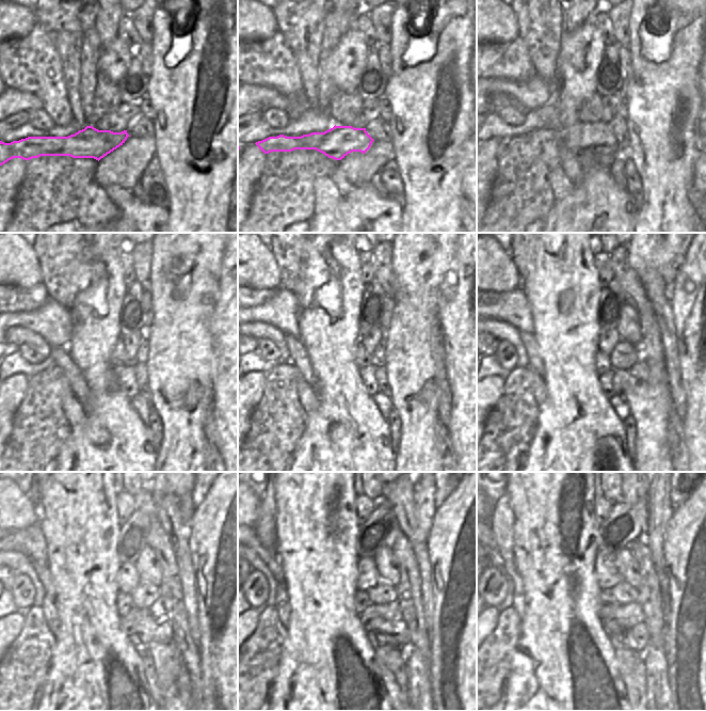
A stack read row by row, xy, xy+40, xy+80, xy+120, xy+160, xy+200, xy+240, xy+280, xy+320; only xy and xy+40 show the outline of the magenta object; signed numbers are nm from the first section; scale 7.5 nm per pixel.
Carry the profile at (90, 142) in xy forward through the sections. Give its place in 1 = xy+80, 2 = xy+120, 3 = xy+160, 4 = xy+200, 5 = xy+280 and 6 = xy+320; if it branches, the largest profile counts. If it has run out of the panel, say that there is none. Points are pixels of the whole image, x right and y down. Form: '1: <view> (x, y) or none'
1: xy+80 (596, 138)
2: xy+120 (123, 376)
3: xy+160 (367, 374)
4: xy+200 (613, 382)
5: xy+280 (381, 619)
6: xy+320 (628, 616)

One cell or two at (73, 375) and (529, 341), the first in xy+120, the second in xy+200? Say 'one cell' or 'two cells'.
one cell

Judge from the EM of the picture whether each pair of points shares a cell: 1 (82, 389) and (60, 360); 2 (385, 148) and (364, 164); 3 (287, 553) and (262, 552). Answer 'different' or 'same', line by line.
1: same
2: same
3: different

